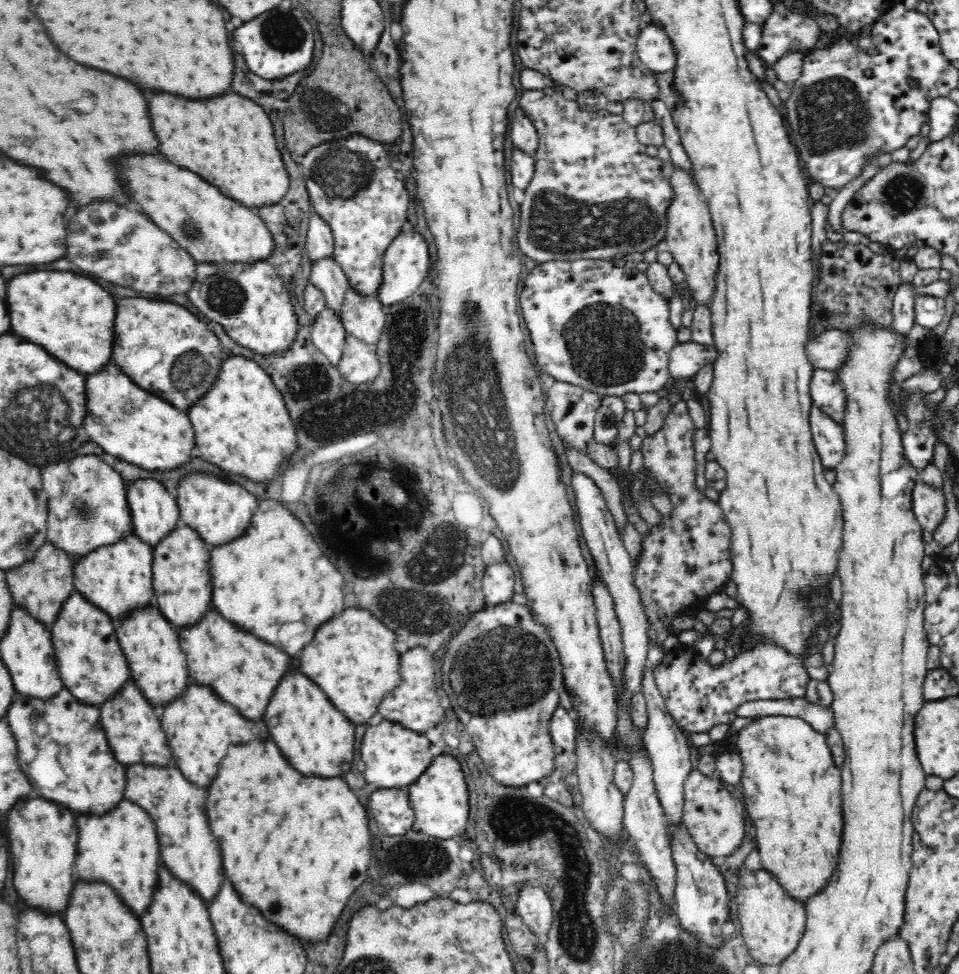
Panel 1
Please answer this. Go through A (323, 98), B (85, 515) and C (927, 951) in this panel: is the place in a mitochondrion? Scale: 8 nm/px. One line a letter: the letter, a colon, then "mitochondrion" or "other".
A: mitochondrion
B: mitochondrion
C: mitochondrion

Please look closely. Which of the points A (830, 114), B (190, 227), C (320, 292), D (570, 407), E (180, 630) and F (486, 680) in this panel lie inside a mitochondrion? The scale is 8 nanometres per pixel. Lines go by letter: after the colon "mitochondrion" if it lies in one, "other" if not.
A: mitochondrion
B: mitochondrion
C: other
D: other
E: other
F: mitochondrion

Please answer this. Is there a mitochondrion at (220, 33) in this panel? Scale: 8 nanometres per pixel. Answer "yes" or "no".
no

